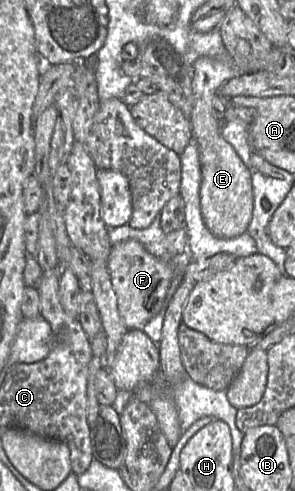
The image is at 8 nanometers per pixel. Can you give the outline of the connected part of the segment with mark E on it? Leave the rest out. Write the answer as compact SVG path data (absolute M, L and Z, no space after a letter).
M200 57L193 64L193 93L194 108L190 116L192 140L197 144L201 163L202 181L200 187L200 208L205 226L217 238L231 239L247 233L253 211L253 188L251 175L233 147L221 135L219 122L212 114L214 96L219 93L220 87L230 79L241 74L236 66L229 66L211 57Z

